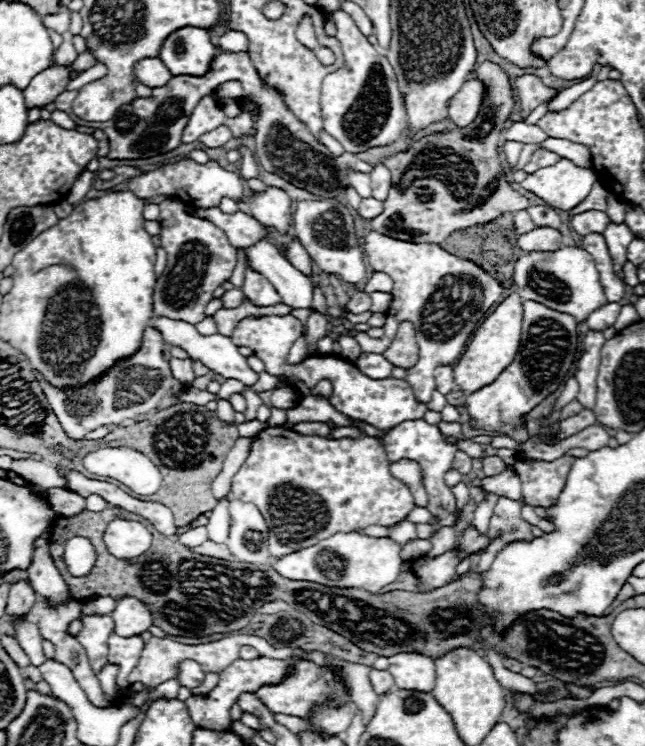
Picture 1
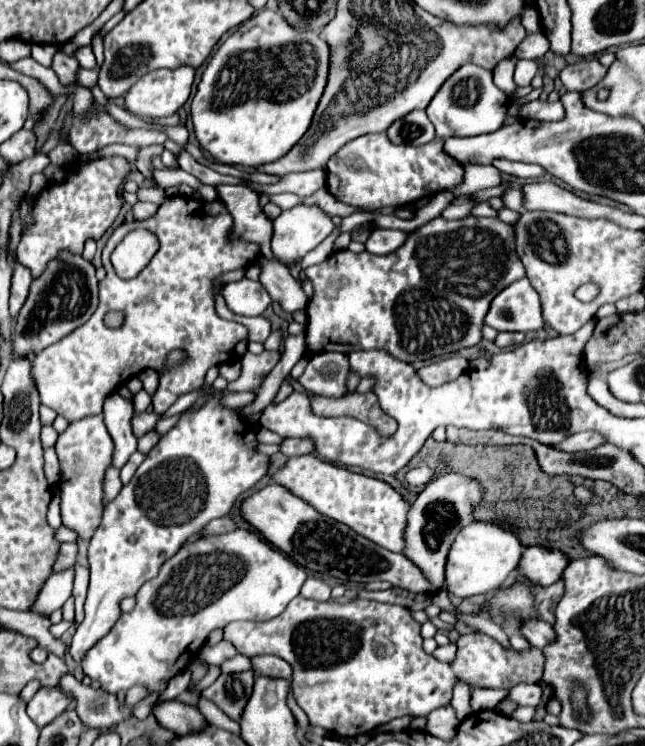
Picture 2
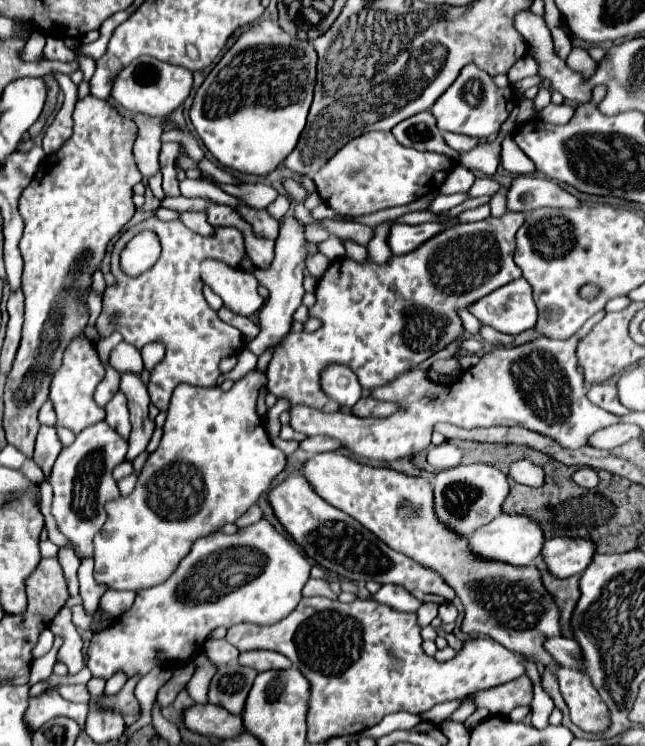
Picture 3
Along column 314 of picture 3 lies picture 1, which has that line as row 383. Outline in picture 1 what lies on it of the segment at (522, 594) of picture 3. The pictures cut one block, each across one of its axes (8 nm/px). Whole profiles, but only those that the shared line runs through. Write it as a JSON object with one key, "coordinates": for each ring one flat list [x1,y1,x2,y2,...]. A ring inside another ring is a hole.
{"coordinates":[[510,294,496,310,482,322,482,326,472,336,472,342,466,346,462,358,454,364,454,382,464,392,476,392,488,384,492,384,514,360,516,350,520,348,522,334,522,298,518,294]]}

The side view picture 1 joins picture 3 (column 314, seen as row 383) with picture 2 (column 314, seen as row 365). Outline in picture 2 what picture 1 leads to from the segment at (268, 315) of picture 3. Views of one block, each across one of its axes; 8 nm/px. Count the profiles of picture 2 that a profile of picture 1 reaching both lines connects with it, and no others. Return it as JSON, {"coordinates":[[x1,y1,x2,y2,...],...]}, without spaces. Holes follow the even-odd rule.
{"coordinates":[[298,204,290,210,284,210,276,220,274,220,274,236,272,236,272,252,282,264,290,264,296,260,302,260,306,252,316,248,330,232,334,230,332,218,320,208,320,206,306,206]]}

